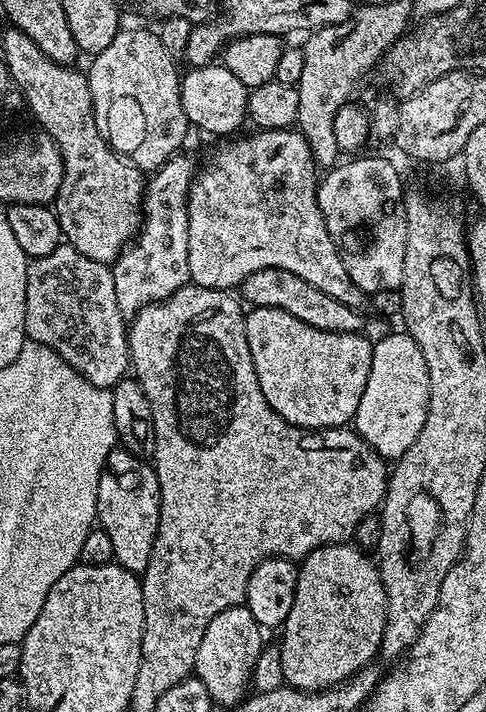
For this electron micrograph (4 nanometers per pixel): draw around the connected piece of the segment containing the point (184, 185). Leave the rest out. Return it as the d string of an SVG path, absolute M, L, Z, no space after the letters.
M185 154L171 156L147 177L139 232L110 267L118 310L131 318L146 306L170 298L191 281L188 261L188 192L198 175L198 164Z

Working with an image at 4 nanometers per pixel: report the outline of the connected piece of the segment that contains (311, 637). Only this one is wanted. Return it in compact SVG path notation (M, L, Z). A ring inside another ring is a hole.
M355 543L324 544L320 548L315 548L309 556L303 557L299 561L298 567L300 573L298 574L298 590L294 590L294 607L290 610L290 618L286 618L284 623L282 629L284 637L278 640L281 650L282 674L284 675L284 684L291 688L297 688L298 691L305 694L321 693L325 689L332 688L350 679L357 671L371 665L377 659L380 643L384 637L388 599L386 598L386 590L380 577L377 561L367 551L357 547Z

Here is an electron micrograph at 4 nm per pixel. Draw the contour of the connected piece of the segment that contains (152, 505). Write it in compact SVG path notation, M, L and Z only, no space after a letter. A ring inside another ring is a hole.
M119 446L112 449L98 478L96 519L98 527L110 534L110 543L114 546L113 561L126 570L143 574L154 550L160 521L160 487L156 469L147 459L130 454Z

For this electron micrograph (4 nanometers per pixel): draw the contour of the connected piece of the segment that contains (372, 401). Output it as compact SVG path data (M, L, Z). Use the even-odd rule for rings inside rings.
M407 331L392 332L378 339L372 346L372 365L366 390L362 390L362 402L358 402L354 430L385 461L399 460L414 438L422 430L428 413L430 374L426 370L426 358L418 350L418 342Z

